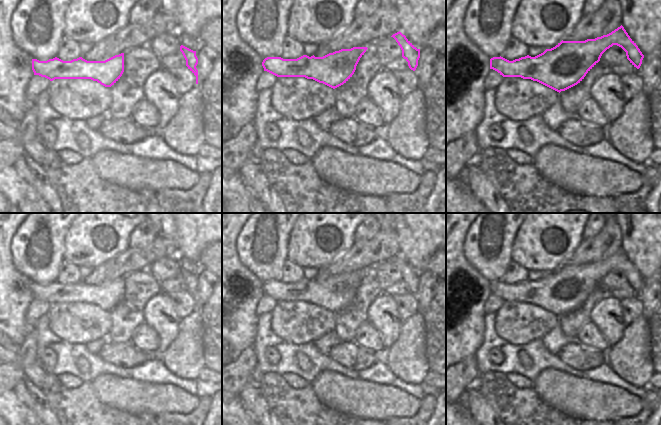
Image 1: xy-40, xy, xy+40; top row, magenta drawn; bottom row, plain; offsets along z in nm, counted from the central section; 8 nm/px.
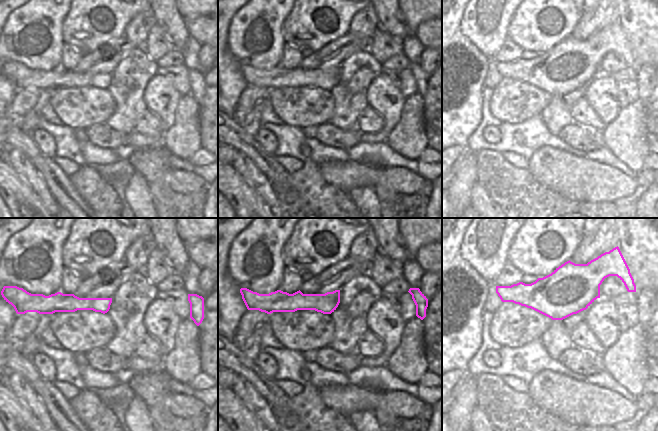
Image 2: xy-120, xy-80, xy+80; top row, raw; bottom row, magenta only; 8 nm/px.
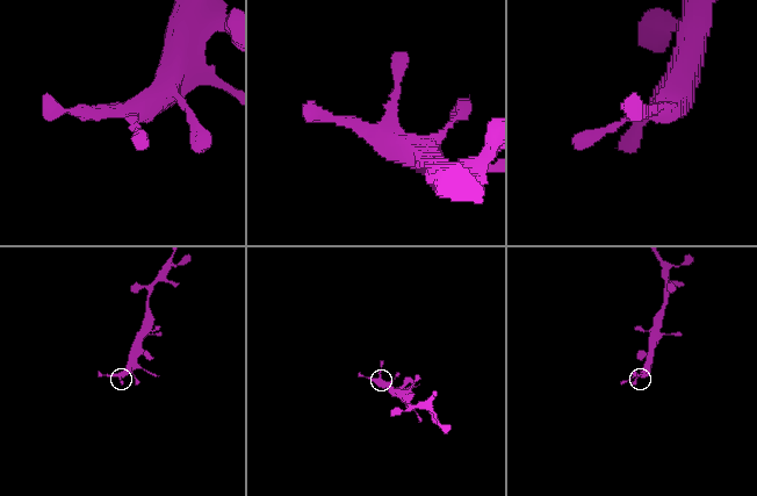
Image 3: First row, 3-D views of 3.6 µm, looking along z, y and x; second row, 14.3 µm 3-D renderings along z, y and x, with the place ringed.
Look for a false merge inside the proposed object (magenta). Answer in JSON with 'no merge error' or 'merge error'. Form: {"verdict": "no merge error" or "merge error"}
{"verdict": "no merge error"}

